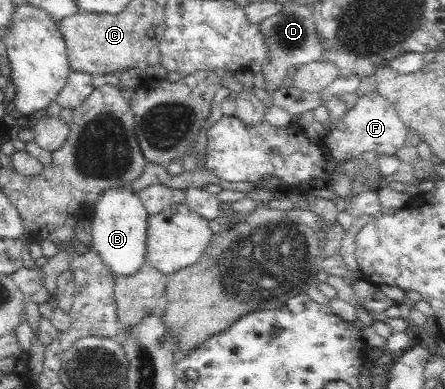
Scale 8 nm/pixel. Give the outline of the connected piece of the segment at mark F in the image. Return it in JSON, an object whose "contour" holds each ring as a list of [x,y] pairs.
{"contour":[[[377,91],[364,92],[364,95],[357,99],[354,108],[341,116],[330,136],[325,138],[325,146],[333,159],[340,163],[357,159],[363,152],[370,150],[375,150],[378,154],[392,155],[406,145],[408,129],[392,102]]]}

